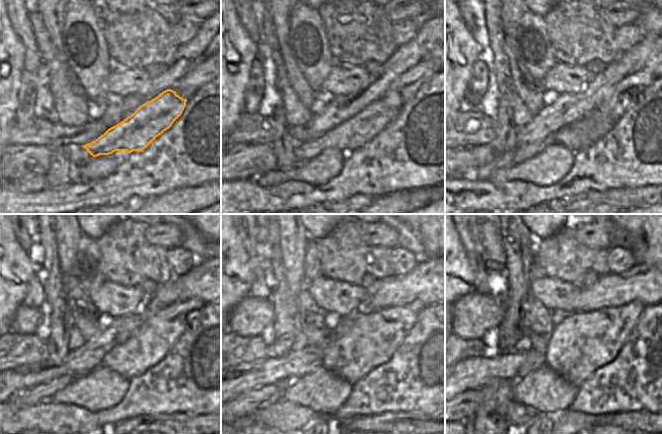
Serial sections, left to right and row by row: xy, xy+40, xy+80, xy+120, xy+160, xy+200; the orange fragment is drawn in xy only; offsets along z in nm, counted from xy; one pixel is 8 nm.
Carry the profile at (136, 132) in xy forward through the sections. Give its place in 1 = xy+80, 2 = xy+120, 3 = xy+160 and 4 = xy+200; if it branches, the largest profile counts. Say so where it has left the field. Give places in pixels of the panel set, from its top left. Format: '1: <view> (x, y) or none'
1: xy+80 (566, 137)
2: xy+120 (36, 395)
3: xy+160 (246, 403)
4: xy+200 (465, 404)

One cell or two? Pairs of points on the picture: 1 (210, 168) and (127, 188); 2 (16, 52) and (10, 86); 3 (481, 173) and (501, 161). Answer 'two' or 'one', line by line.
1: one
2: one
3: one

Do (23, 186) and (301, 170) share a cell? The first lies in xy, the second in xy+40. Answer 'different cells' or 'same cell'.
same cell

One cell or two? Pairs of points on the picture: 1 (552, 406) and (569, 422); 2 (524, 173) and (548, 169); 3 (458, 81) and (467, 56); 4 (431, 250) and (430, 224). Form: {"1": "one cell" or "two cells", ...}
{"1": "two cells", "2": "one cell", "3": "one cell", "4": "one cell"}

